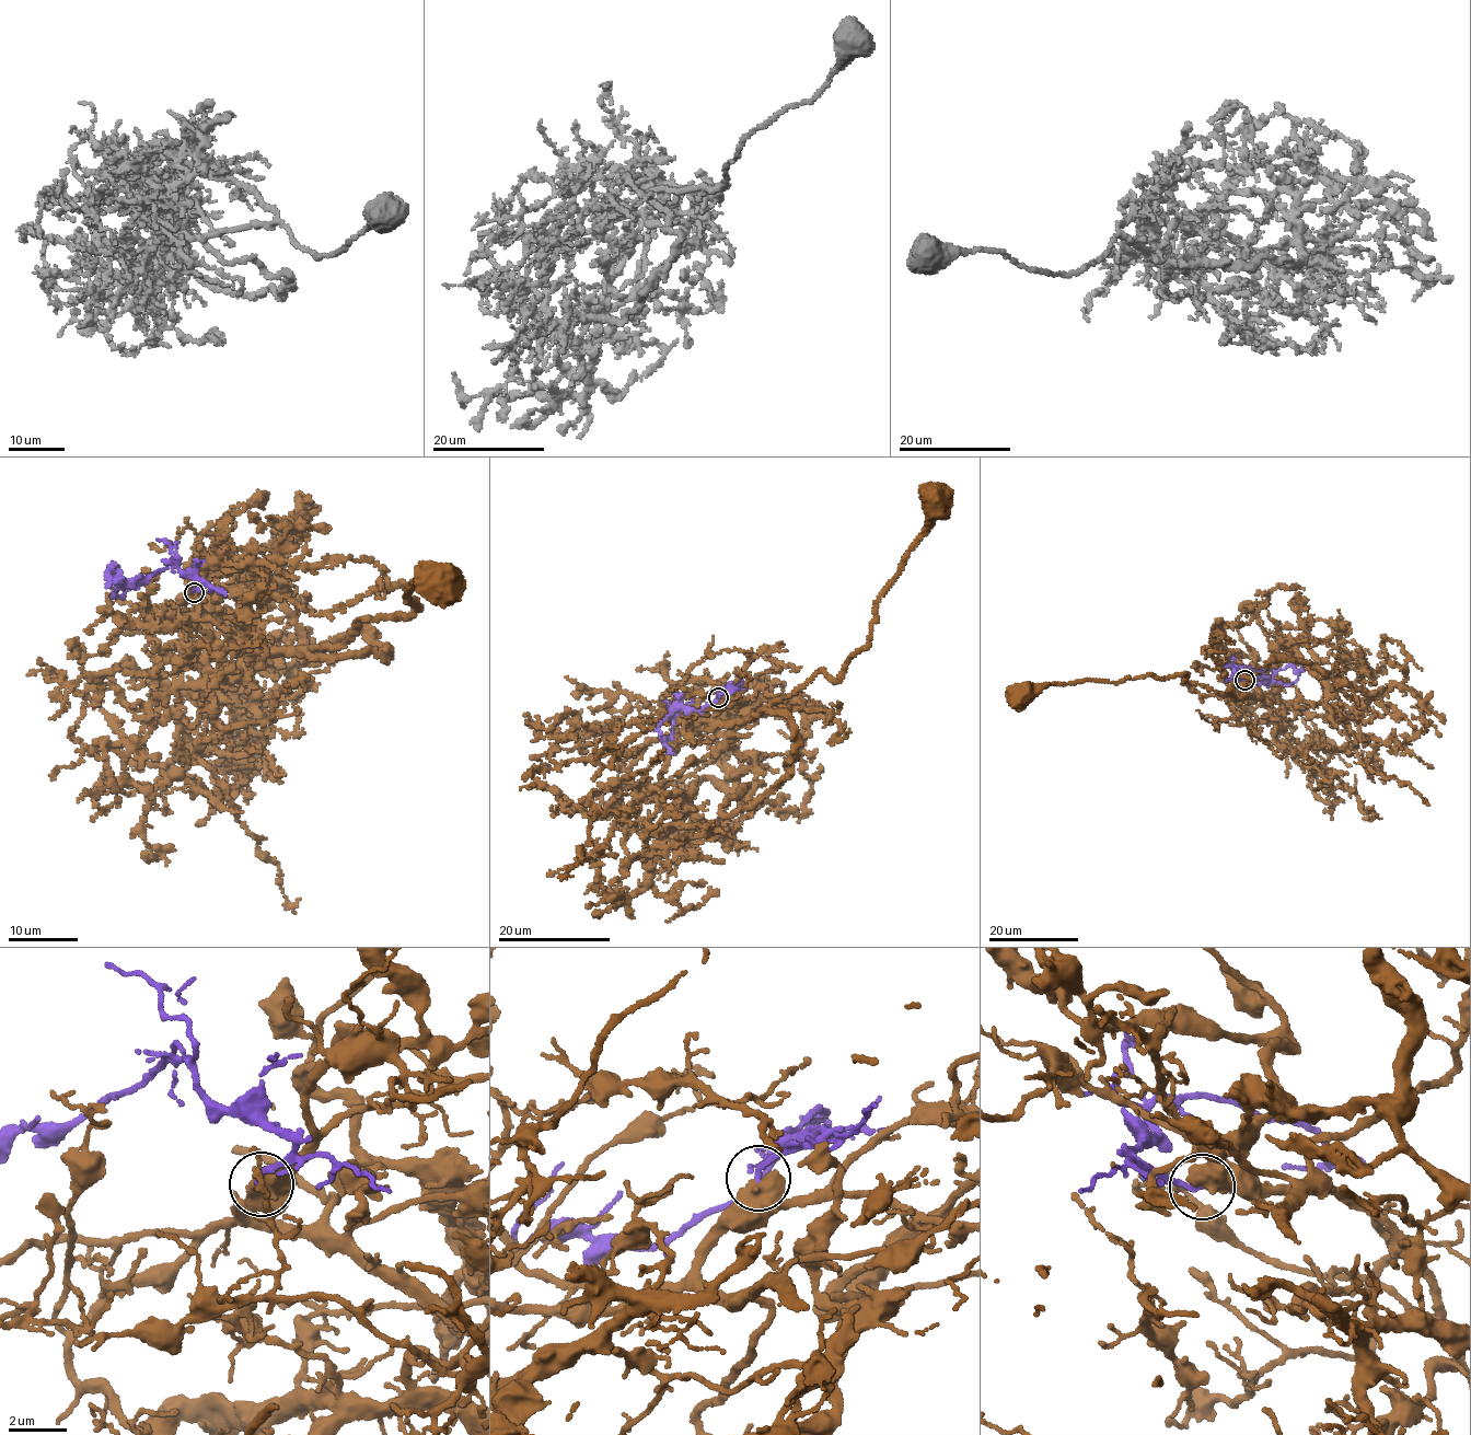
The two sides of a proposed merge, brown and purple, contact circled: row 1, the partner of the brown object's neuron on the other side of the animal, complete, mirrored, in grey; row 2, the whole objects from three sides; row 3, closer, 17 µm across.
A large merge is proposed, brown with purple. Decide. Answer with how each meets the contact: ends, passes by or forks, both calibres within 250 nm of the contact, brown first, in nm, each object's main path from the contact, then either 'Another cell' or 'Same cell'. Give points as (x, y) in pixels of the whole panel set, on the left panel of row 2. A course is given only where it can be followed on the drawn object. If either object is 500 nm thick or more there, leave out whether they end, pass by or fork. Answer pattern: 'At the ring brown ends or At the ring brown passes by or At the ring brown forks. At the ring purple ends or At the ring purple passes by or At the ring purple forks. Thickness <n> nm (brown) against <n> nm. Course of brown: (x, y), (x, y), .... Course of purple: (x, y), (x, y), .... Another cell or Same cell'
Thickness 750 nm (brown) against 180 nm. Course of brown: (194, 592), (276, 649), (324, 649), (347, 644), (362, 620), (415, 614), (416, 581), (443, 578). Course of purple: (194, 592), (201, 581), (178, 568), (175, 562), (151, 577), (117, 586), (114, 594), (123, 594), (141, 581). Same cell

